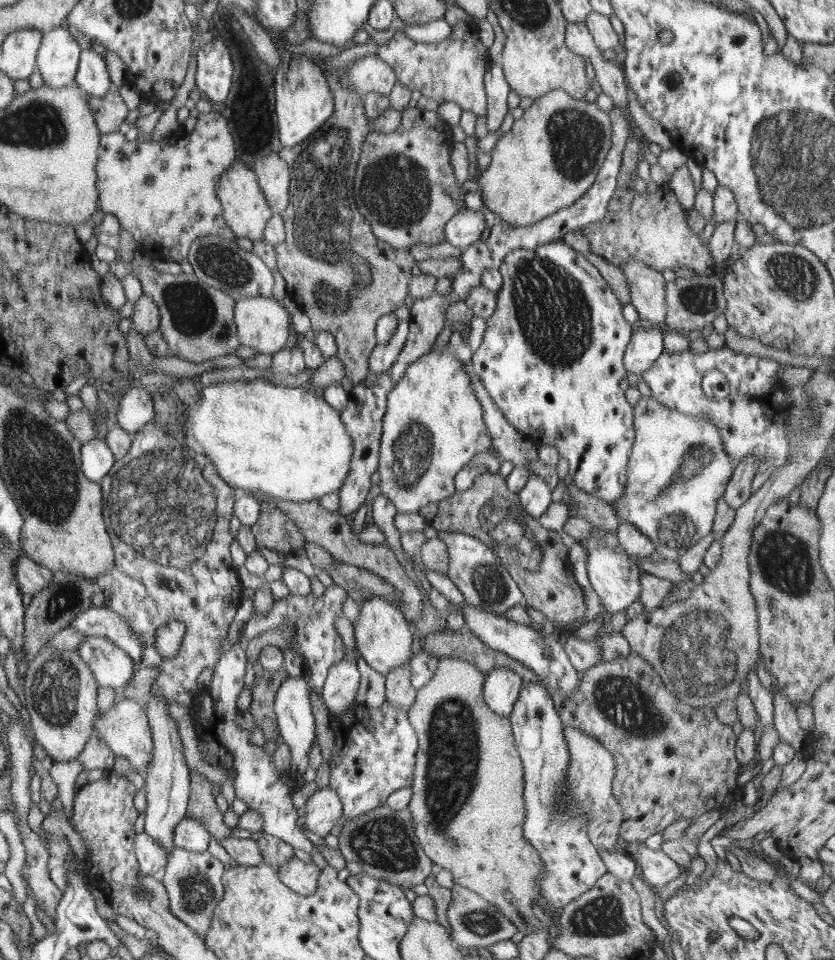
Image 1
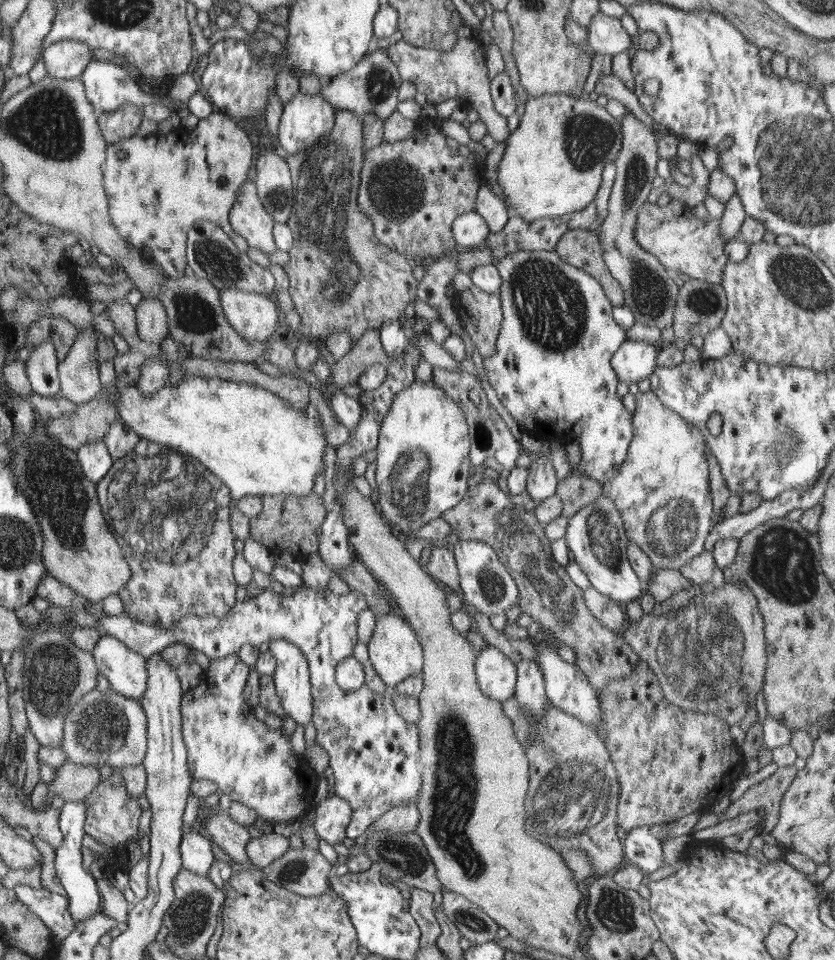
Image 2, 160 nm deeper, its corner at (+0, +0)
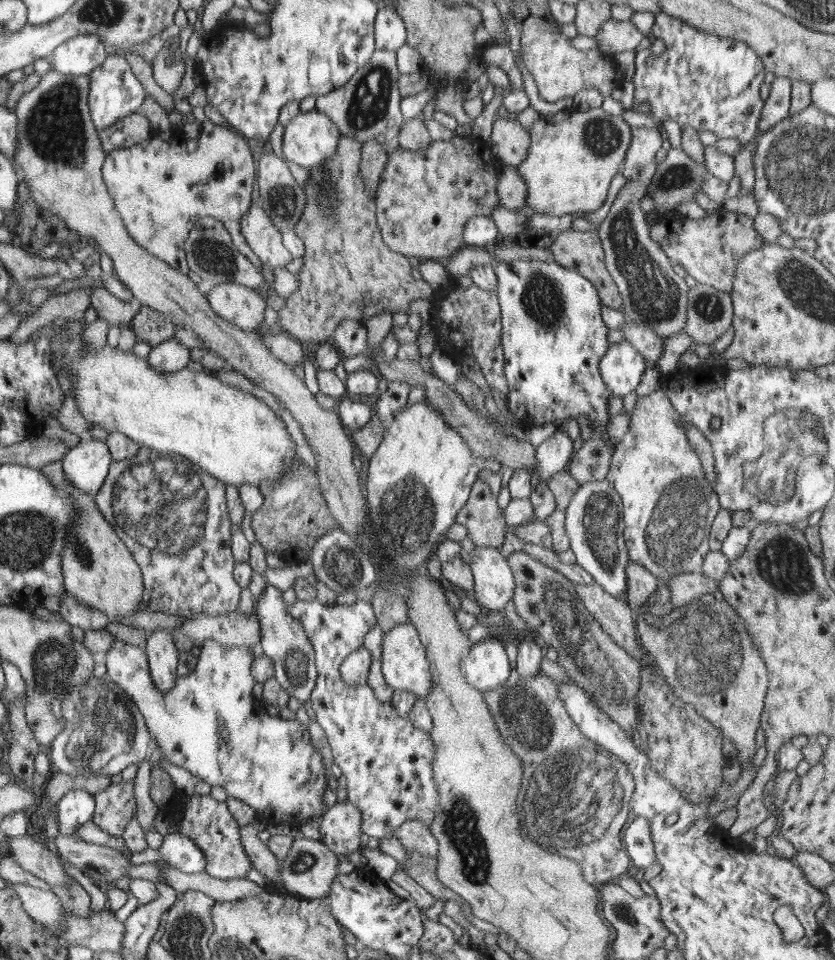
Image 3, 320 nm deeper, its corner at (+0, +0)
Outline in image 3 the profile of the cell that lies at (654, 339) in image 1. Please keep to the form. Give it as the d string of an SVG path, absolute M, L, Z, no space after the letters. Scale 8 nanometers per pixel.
M626 341L611 345L599 362L600 376L608 390L622 399L635 391L644 371L650 367L645 358Z

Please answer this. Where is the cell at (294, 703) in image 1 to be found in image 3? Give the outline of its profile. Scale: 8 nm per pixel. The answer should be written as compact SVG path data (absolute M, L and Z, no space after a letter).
M267 583L263 595L258 599L258 606L255 606L256 615L260 619L261 639L259 640L264 650L264 655L273 660L275 664L274 680L286 690L290 696L298 698L303 703L312 694L314 682L316 682L316 669L314 666L313 646L305 628L300 626L298 620L294 620L286 610L282 592L278 587Z

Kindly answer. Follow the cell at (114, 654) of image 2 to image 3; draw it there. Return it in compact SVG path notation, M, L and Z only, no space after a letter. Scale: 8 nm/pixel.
M206 639L201 644L201 654L197 660L197 665L193 671L190 671L186 676L180 677L172 690L172 693L168 695L157 689L154 683L154 678L150 671L150 660L146 660L147 652L144 652L142 648L138 646L130 646L130 644L124 644L120 640L113 642L111 649L106 652L106 666L107 675L110 680L116 682L117 685L123 686L124 690L128 691L128 694L138 703L139 709L142 712L143 717L146 719L147 729L150 731L151 736L154 738L155 744L162 748L164 757L170 764L180 766L180 768L186 768L191 774L199 777L203 781L206 781L211 786L222 786L227 792L228 797L236 797L238 800L249 804L254 810L259 813L260 817L272 816L278 808L286 808L288 812L288 804L296 806L296 820L302 823L302 820L310 818L310 816L322 816L324 814L324 790L328 788L328 776L326 776L326 767L322 763L322 754L314 748L314 745L310 740L310 733L308 733L308 725L294 720L285 720L282 717L270 716L268 713L262 714L258 712L258 708L254 706L254 698L252 698L252 686L254 686L254 679L252 675L254 672L250 672L250 668L253 668L252 650L246 648L246 645L229 647L228 645L218 644L216 639Z

